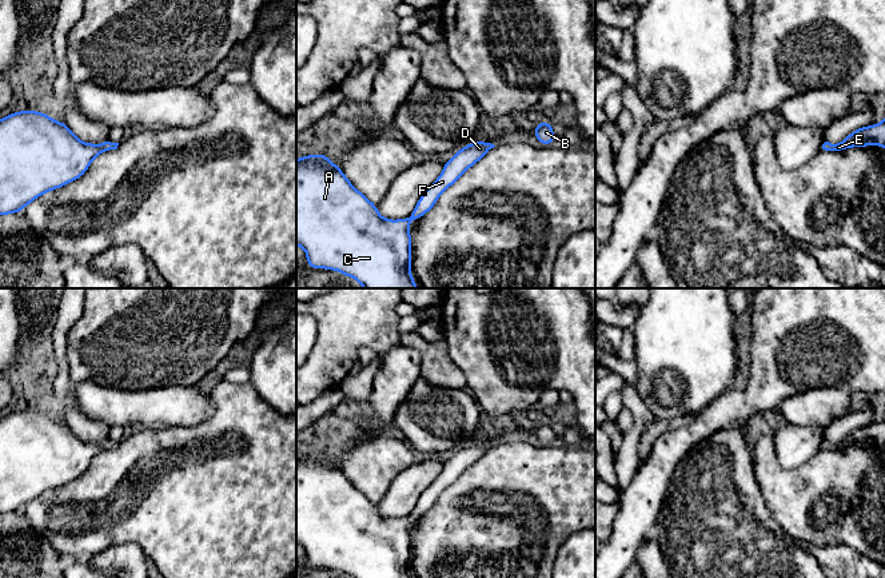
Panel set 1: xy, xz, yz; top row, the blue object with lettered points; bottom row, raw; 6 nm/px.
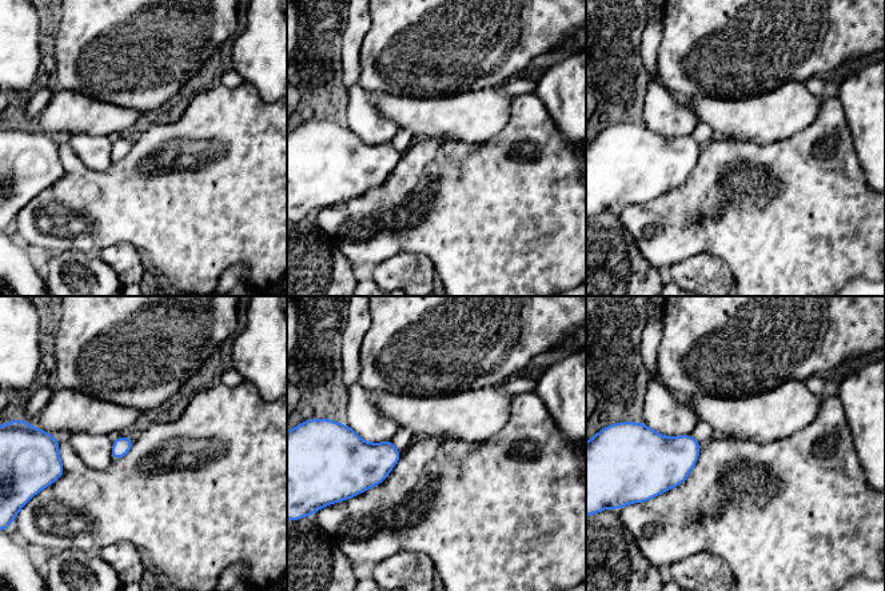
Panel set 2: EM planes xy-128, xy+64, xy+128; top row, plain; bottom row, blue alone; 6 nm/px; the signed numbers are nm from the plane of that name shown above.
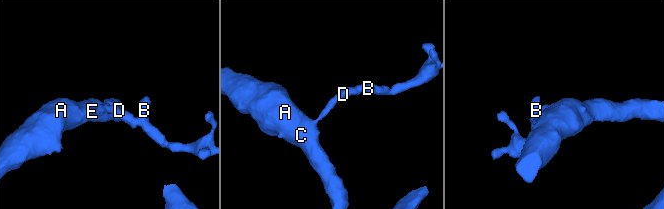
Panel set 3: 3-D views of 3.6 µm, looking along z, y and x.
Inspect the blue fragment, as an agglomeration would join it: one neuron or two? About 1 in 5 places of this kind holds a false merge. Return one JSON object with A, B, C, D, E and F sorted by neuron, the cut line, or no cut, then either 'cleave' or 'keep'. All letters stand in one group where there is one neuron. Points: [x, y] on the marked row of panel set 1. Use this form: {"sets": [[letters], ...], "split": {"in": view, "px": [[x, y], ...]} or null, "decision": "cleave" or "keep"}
{"sets": [["A", "B", "C", "D", "E", "F"]], "split": null, "decision": "keep"}

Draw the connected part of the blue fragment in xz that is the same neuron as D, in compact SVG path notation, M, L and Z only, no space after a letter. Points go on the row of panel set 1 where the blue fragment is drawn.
M474 141L461 148L439 178L419 198L414 212L400 220L383 219L374 203L360 194L324 154L296 160L296 246L307 252L311 268L339 271L356 279L364 288L418 288L410 271L411 234L408 226L436 203L440 194L495 146Z

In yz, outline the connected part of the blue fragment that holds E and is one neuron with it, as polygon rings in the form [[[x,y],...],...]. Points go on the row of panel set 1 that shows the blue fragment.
[[[885,117],[880,124],[868,125],[853,131],[838,144],[825,141],[822,144],[822,150],[840,152],[850,147],[865,147],[872,144],[885,148]]]

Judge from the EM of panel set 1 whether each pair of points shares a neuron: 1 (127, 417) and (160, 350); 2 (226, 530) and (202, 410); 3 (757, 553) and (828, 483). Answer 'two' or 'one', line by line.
1: two
2: two
3: two

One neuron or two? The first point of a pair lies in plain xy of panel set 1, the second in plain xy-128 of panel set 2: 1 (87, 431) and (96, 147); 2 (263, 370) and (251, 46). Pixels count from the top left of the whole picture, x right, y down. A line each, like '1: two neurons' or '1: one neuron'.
1: one neuron
2: one neuron

